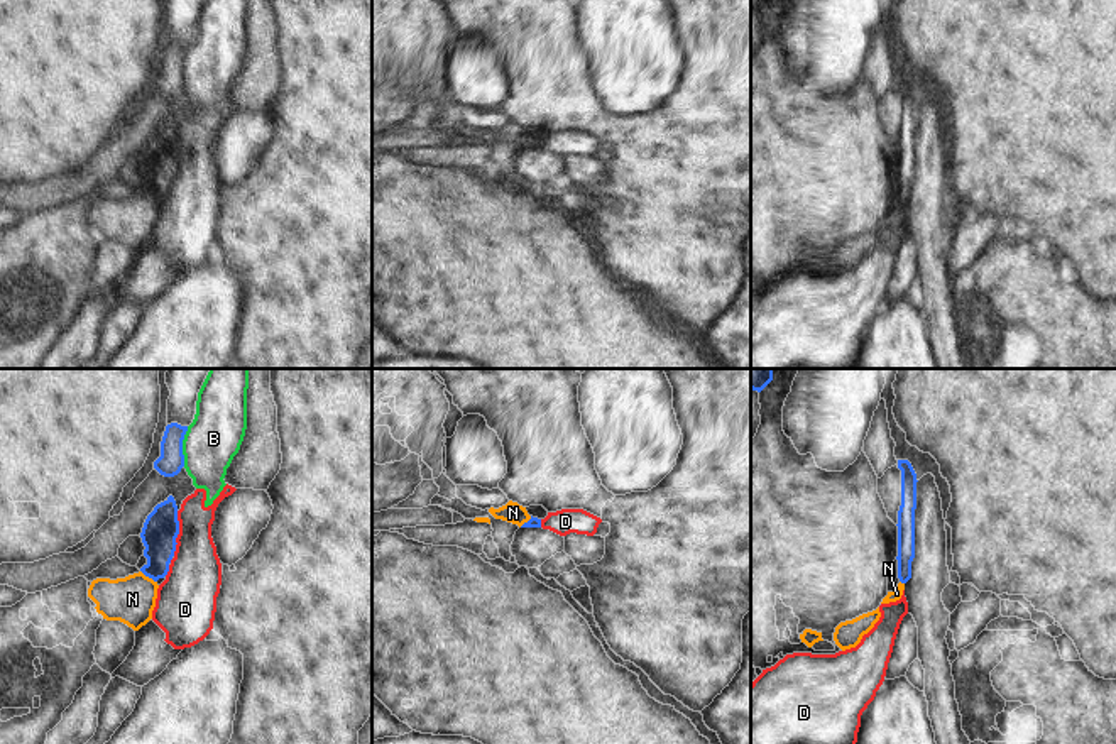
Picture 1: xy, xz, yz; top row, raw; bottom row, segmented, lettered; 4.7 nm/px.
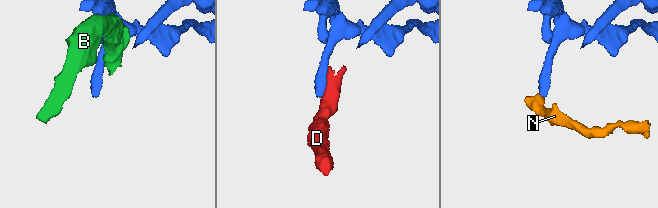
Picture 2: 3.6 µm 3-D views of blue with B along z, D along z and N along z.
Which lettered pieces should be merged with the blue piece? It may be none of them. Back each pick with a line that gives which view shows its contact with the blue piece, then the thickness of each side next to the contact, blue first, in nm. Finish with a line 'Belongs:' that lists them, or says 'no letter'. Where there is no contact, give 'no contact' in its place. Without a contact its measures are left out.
Belongs: no letter

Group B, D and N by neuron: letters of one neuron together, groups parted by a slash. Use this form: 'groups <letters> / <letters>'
groups B D / N

